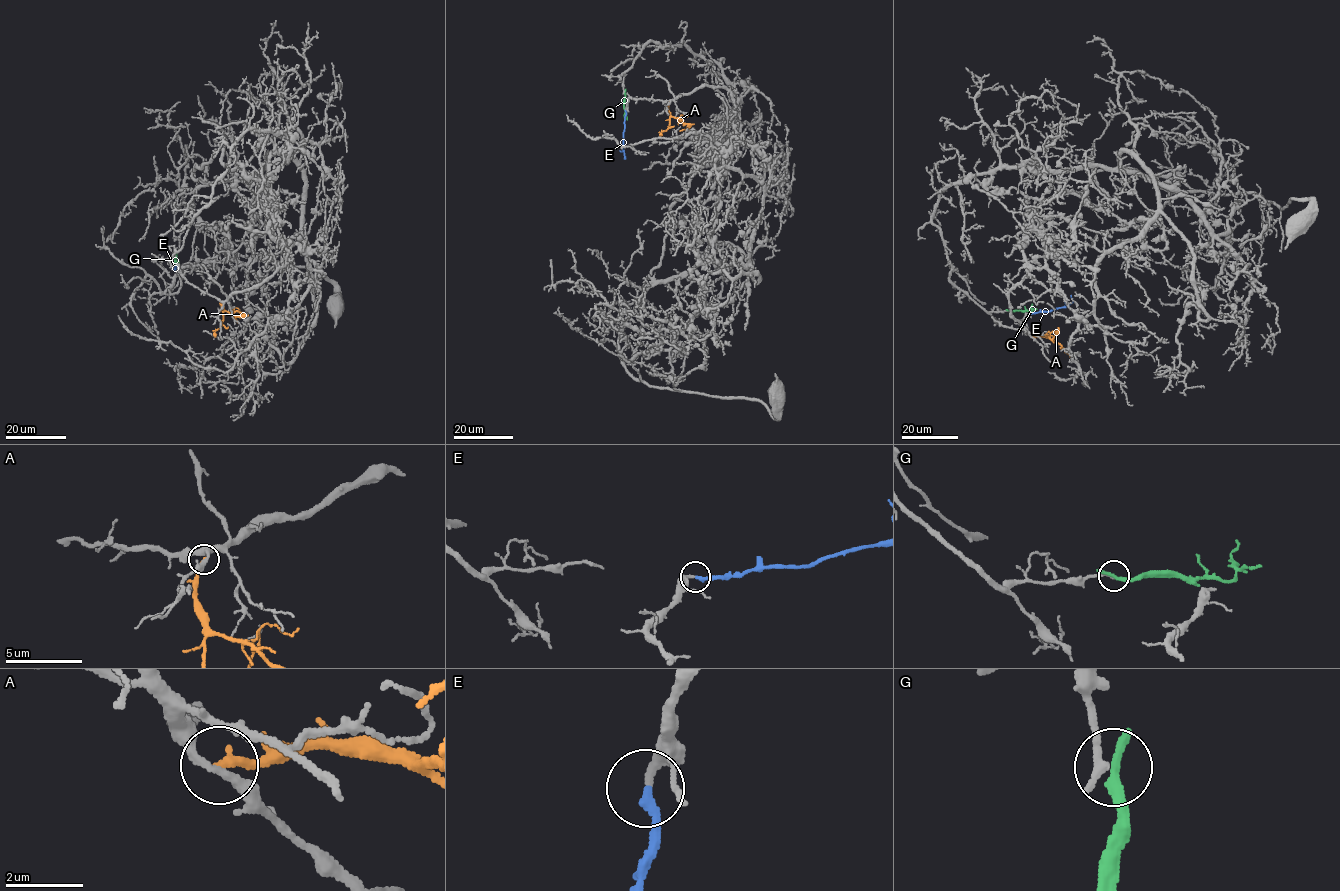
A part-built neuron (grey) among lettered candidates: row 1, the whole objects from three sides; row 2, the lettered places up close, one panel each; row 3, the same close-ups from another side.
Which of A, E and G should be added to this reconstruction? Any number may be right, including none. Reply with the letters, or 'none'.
E

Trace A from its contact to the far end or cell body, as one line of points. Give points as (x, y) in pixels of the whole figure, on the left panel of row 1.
A: (223, 305), (234, 317), (241, 317), (241, 313), (233, 307)

